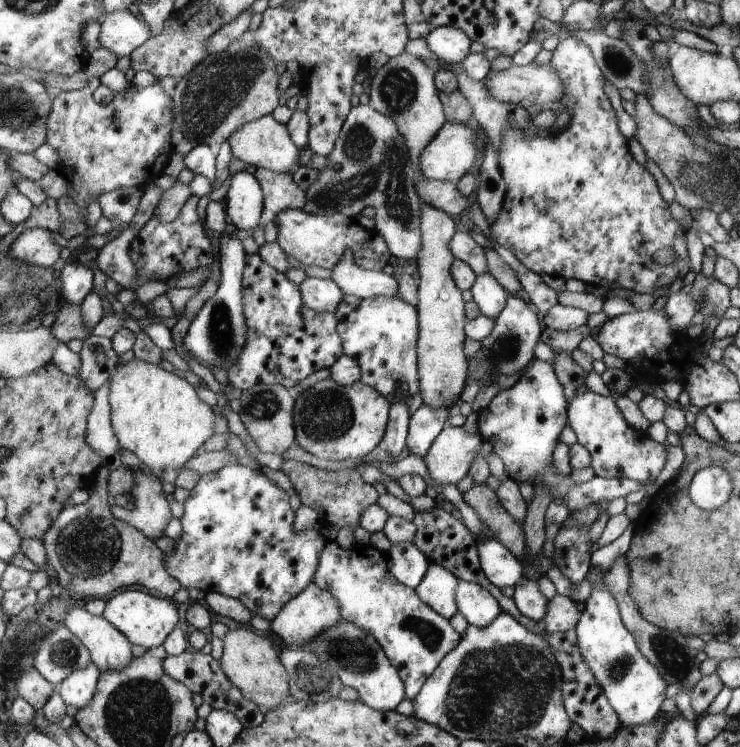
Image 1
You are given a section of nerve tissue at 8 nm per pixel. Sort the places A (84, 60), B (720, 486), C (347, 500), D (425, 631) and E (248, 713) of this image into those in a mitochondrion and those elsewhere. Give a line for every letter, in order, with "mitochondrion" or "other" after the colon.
A: other
B: other
C: other
D: mitochondrion
E: other

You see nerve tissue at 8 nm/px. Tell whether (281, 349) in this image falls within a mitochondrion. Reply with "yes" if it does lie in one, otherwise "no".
no

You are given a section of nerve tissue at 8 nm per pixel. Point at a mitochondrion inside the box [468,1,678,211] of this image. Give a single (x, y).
(614, 58)

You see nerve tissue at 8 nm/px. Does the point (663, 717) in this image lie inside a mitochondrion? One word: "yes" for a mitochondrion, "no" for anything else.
no

